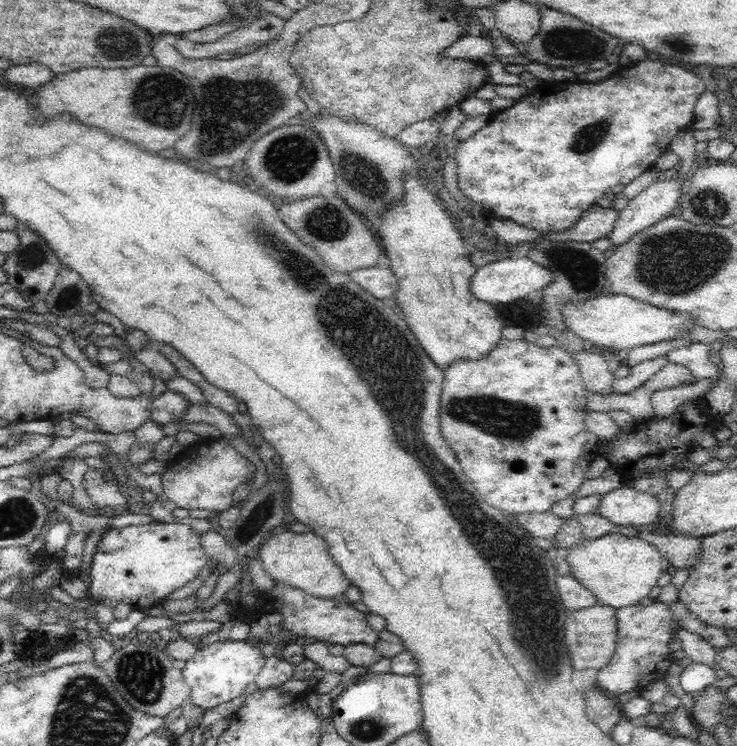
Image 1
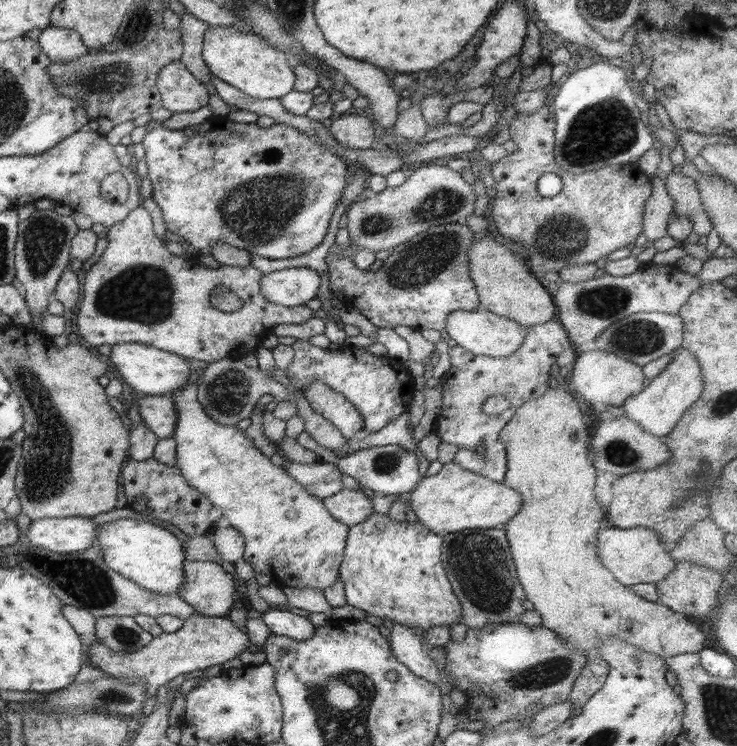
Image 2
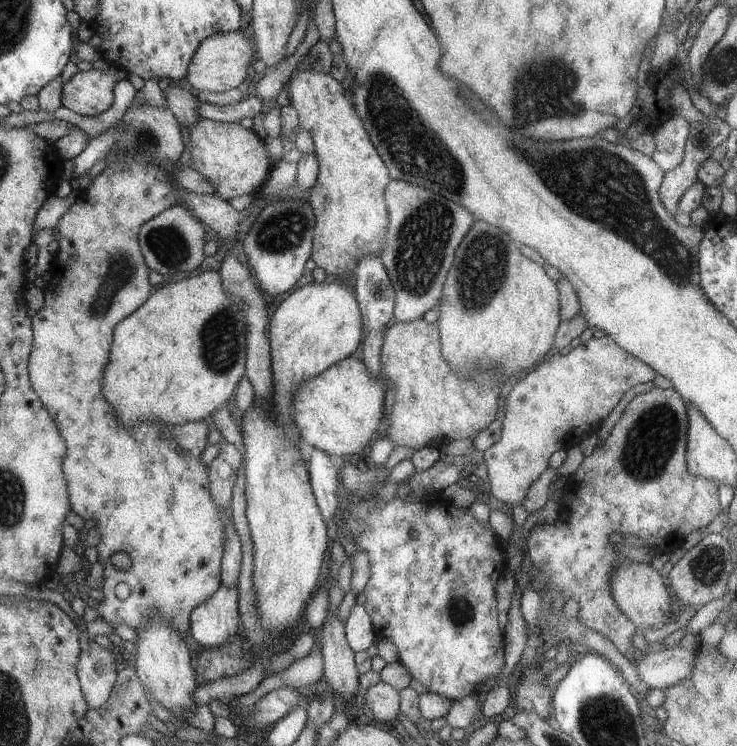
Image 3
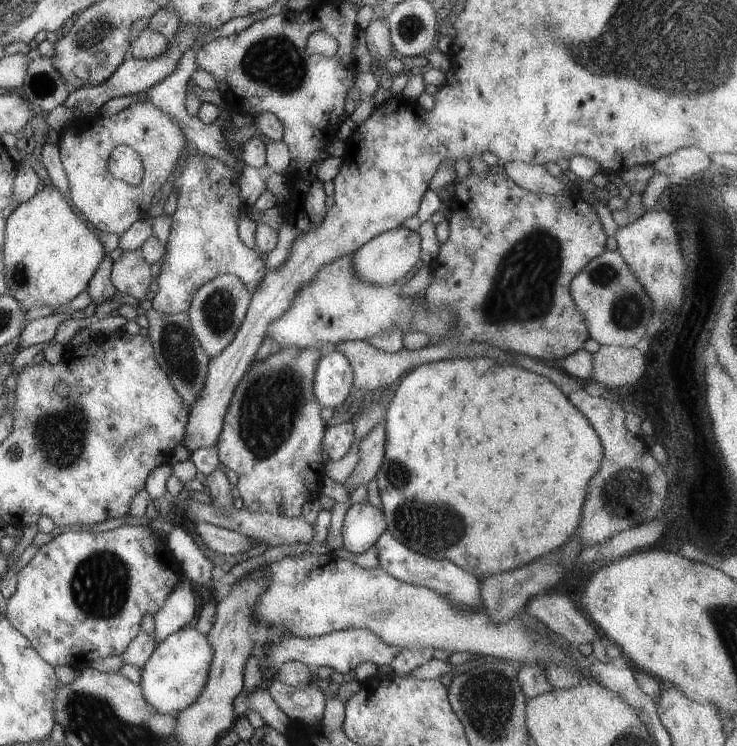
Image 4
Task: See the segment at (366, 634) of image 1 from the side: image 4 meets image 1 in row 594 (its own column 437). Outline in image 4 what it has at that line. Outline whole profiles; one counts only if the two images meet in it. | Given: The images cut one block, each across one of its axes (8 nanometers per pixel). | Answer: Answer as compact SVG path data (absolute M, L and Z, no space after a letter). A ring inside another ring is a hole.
M463 168L459 170L459 175L452 182L456 182L455 190L453 190L452 198L447 202L448 210L451 216L448 217L449 222L449 237L445 243L439 246L439 253L434 261L437 263L437 268L433 272L433 279L424 295L425 306L429 310L437 310L437 308L449 308L453 310L455 316L455 330L453 330L453 340L465 343L487 343L495 344L497 348L509 350L509 352L517 352L530 358L541 360L557 360L569 356L571 352L583 349L583 343L590 335L587 333L587 324L581 316L578 307L575 305L569 286L571 286L572 278L575 278L581 271L581 268L591 261L593 258L602 254L605 249L607 236L605 236L600 221L596 215L595 207L589 202L584 202L582 198L577 196L569 196L569 194L561 194L559 196L533 194L529 190L524 190L517 187L515 183L507 177L503 179L493 174L485 174L480 178L475 172L470 169ZM477 292L485 292L487 294L487 301L481 302Z

